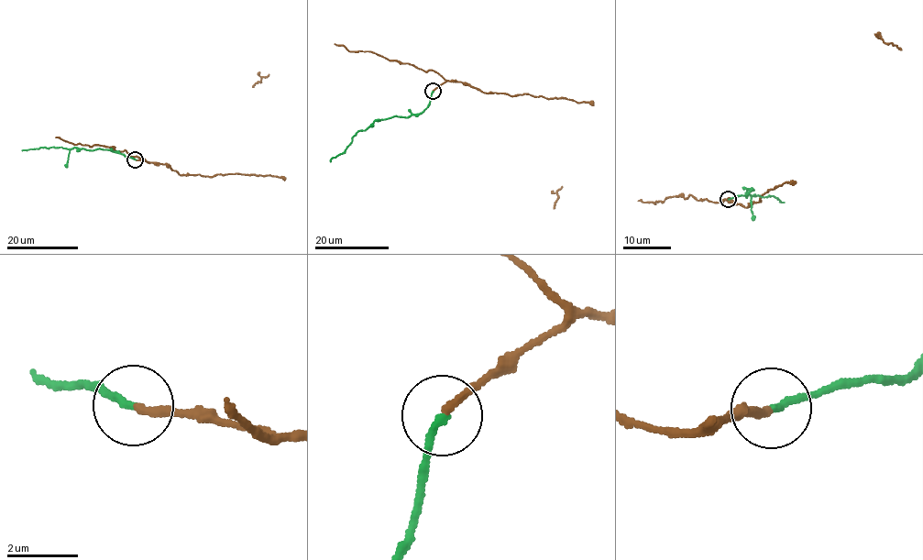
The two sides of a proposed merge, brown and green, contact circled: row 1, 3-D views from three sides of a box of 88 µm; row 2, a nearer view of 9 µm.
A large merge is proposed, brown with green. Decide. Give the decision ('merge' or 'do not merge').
merge

